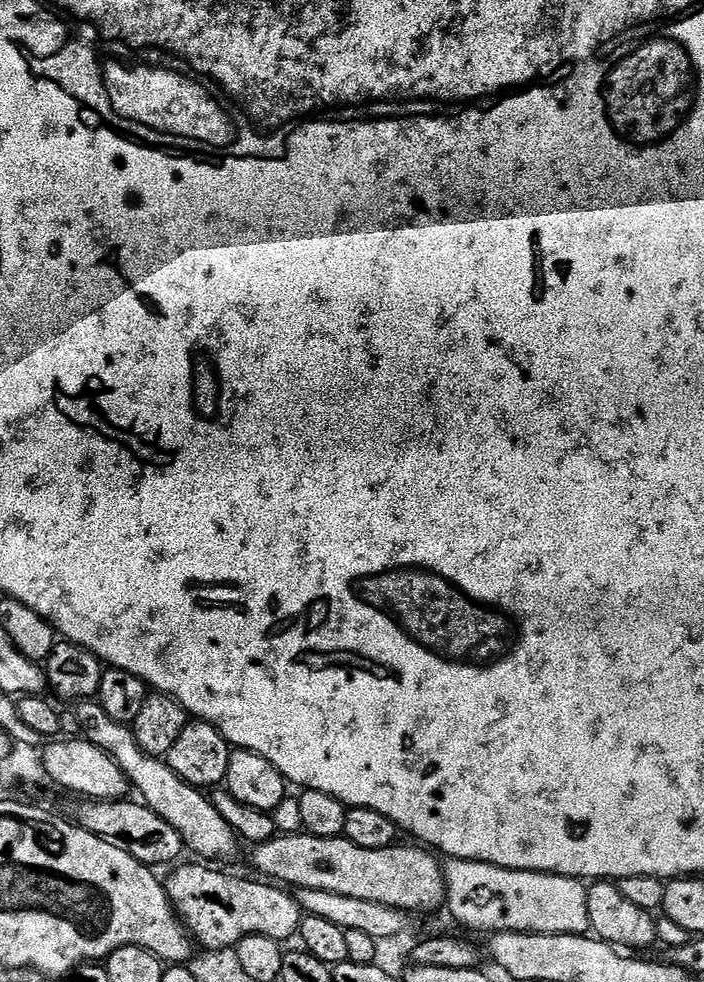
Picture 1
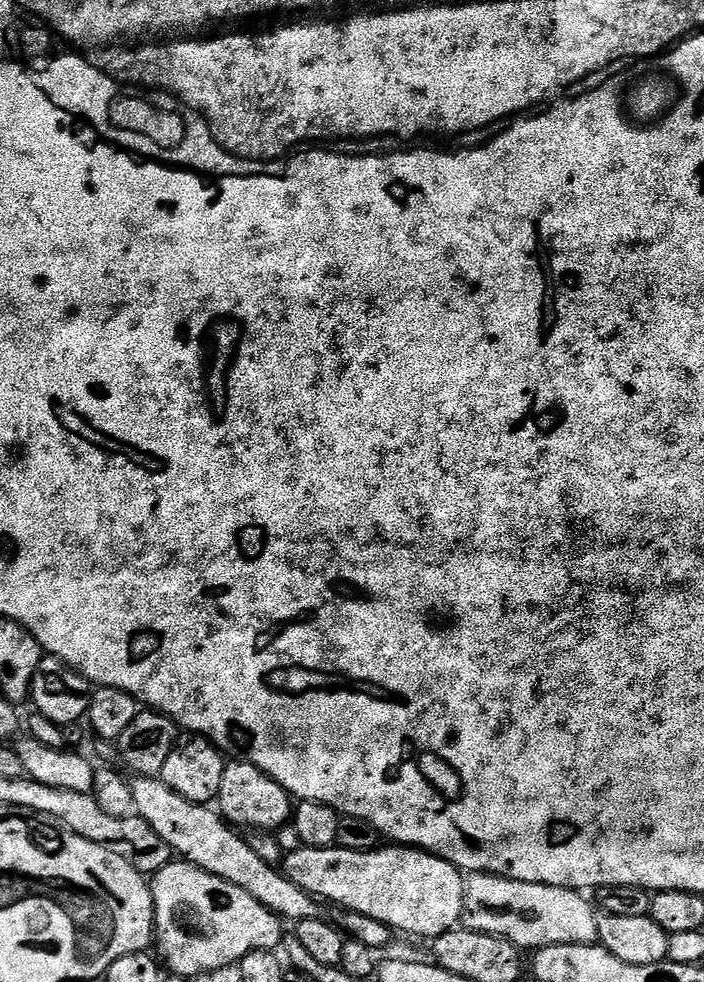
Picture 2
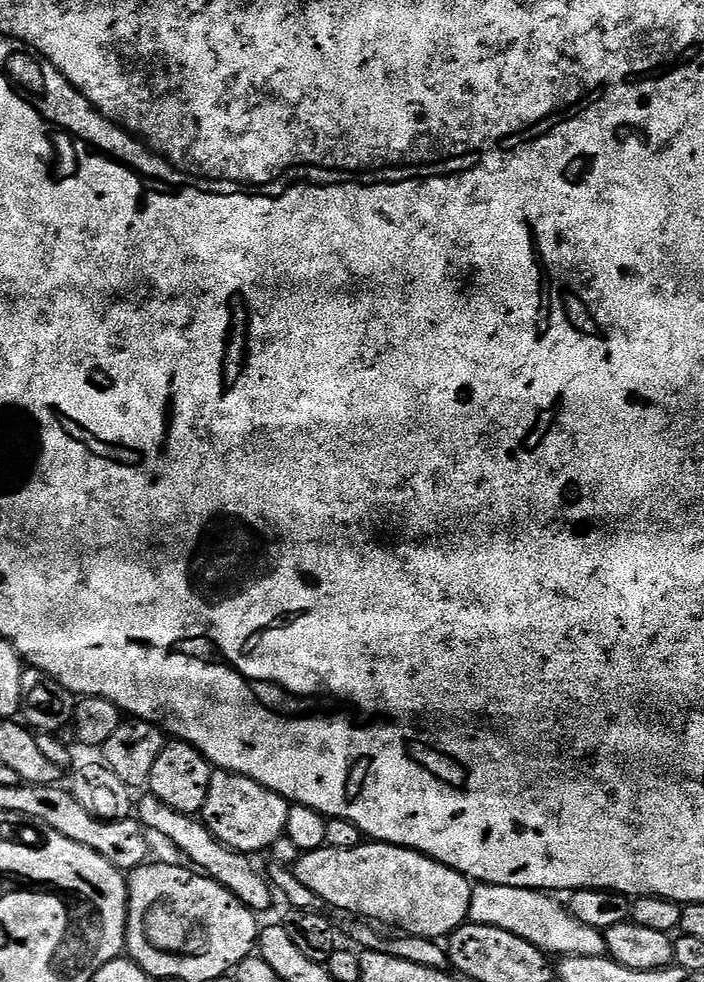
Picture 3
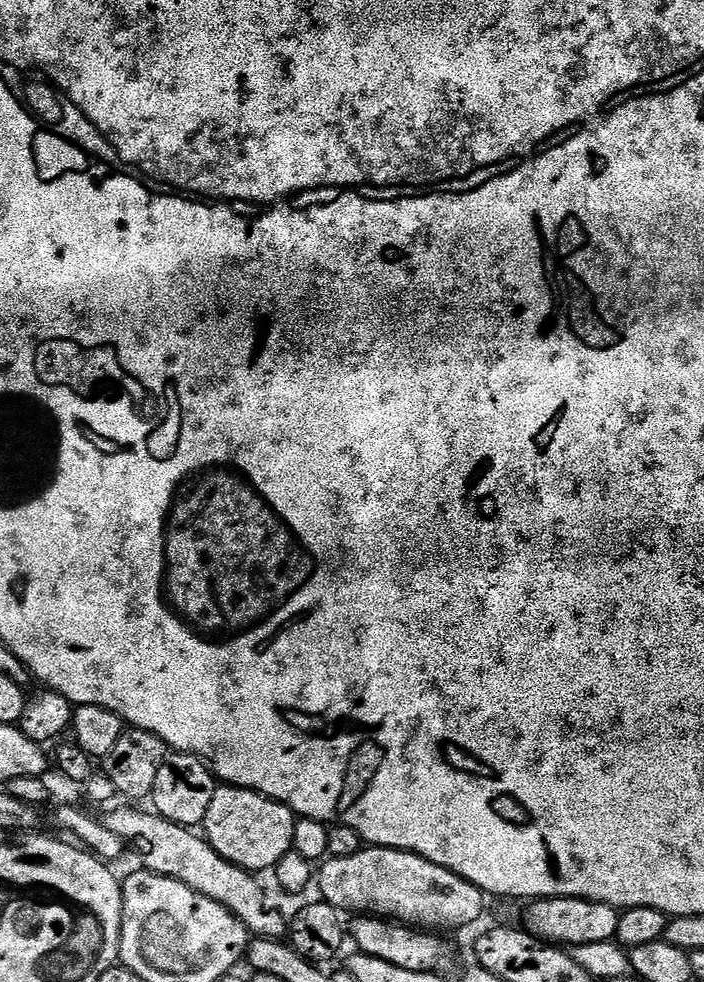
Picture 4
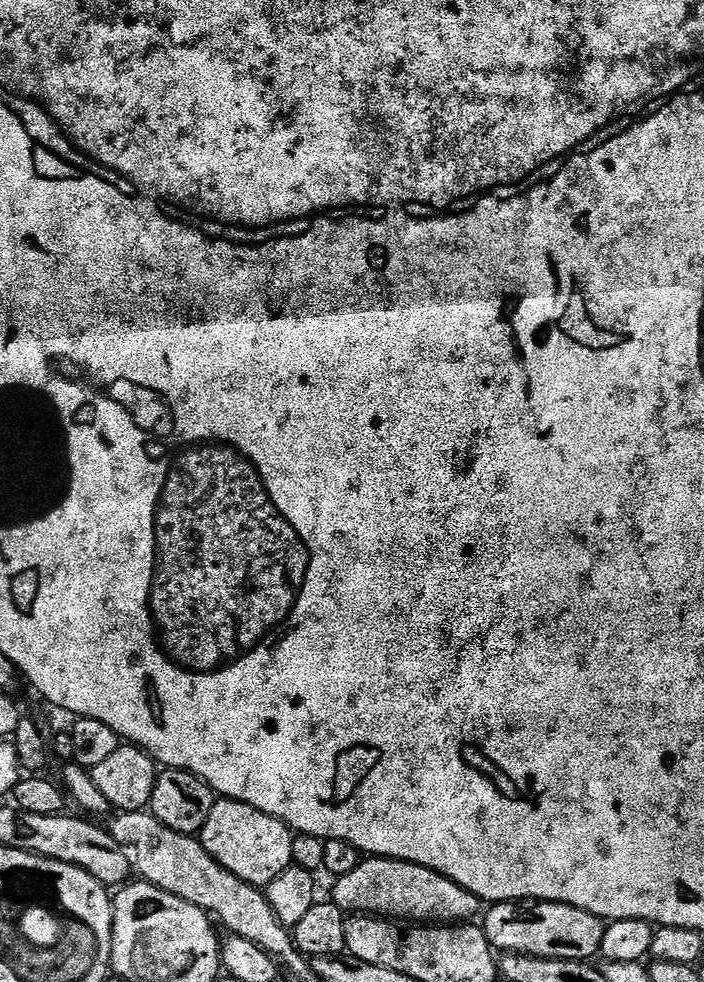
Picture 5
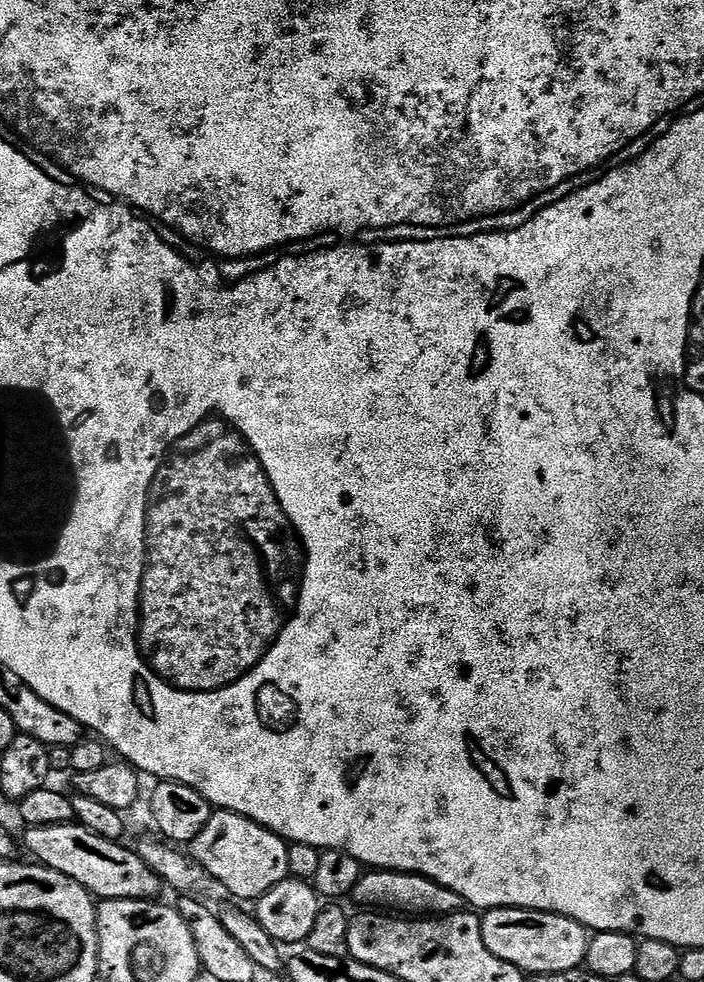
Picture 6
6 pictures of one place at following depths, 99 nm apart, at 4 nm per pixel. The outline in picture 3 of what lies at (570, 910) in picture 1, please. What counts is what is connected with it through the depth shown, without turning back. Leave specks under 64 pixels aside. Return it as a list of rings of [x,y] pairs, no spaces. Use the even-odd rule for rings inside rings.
[[[476,884],[472,889],[468,920],[473,924],[498,926],[498,930],[518,934],[518,938],[526,938],[526,942],[538,946],[538,950],[552,958],[604,956],[608,950],[604,932],[578,922],[578,918],[574,918],[574,914],[556,900],[559,899],[555,895],[539,892],[536,888]]]

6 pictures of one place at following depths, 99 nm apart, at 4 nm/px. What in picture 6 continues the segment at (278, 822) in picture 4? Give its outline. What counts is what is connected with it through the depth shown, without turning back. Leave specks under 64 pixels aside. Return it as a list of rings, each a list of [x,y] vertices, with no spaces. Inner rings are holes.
[[[213,811],[210,822],[202,826],[202,834],[194,838],[190,845],[190,856],[197,864],[203,867],[224,887],[225,893],[229,897],[237,896],[237,901],[249,900],[255,902],[261,896],[266,895],[274,886],[278,886],[283,880],[289,879],[288,871],[288,841],[284,840],[278,834],[266,830],[258,822],[246,818],[242,814],[233,812]]]

